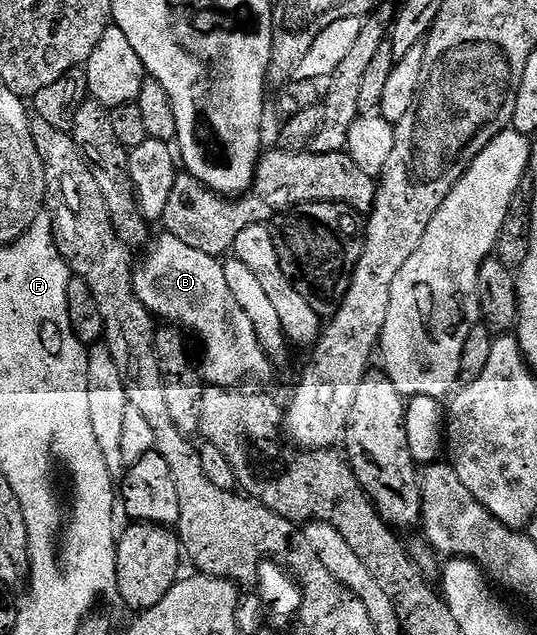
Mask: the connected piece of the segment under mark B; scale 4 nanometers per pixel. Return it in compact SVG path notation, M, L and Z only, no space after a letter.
M160 233L155 239L147 244L144 260L135 264L132 273L138 301L157 320L164 319L160 321L185 332L193 331L204 342L202 374L211 386L236 389L247 379L270 378L273 360L262 349L246 309L234 301L230 285L226 285L223 262L215 255L190 249L173 235Z

